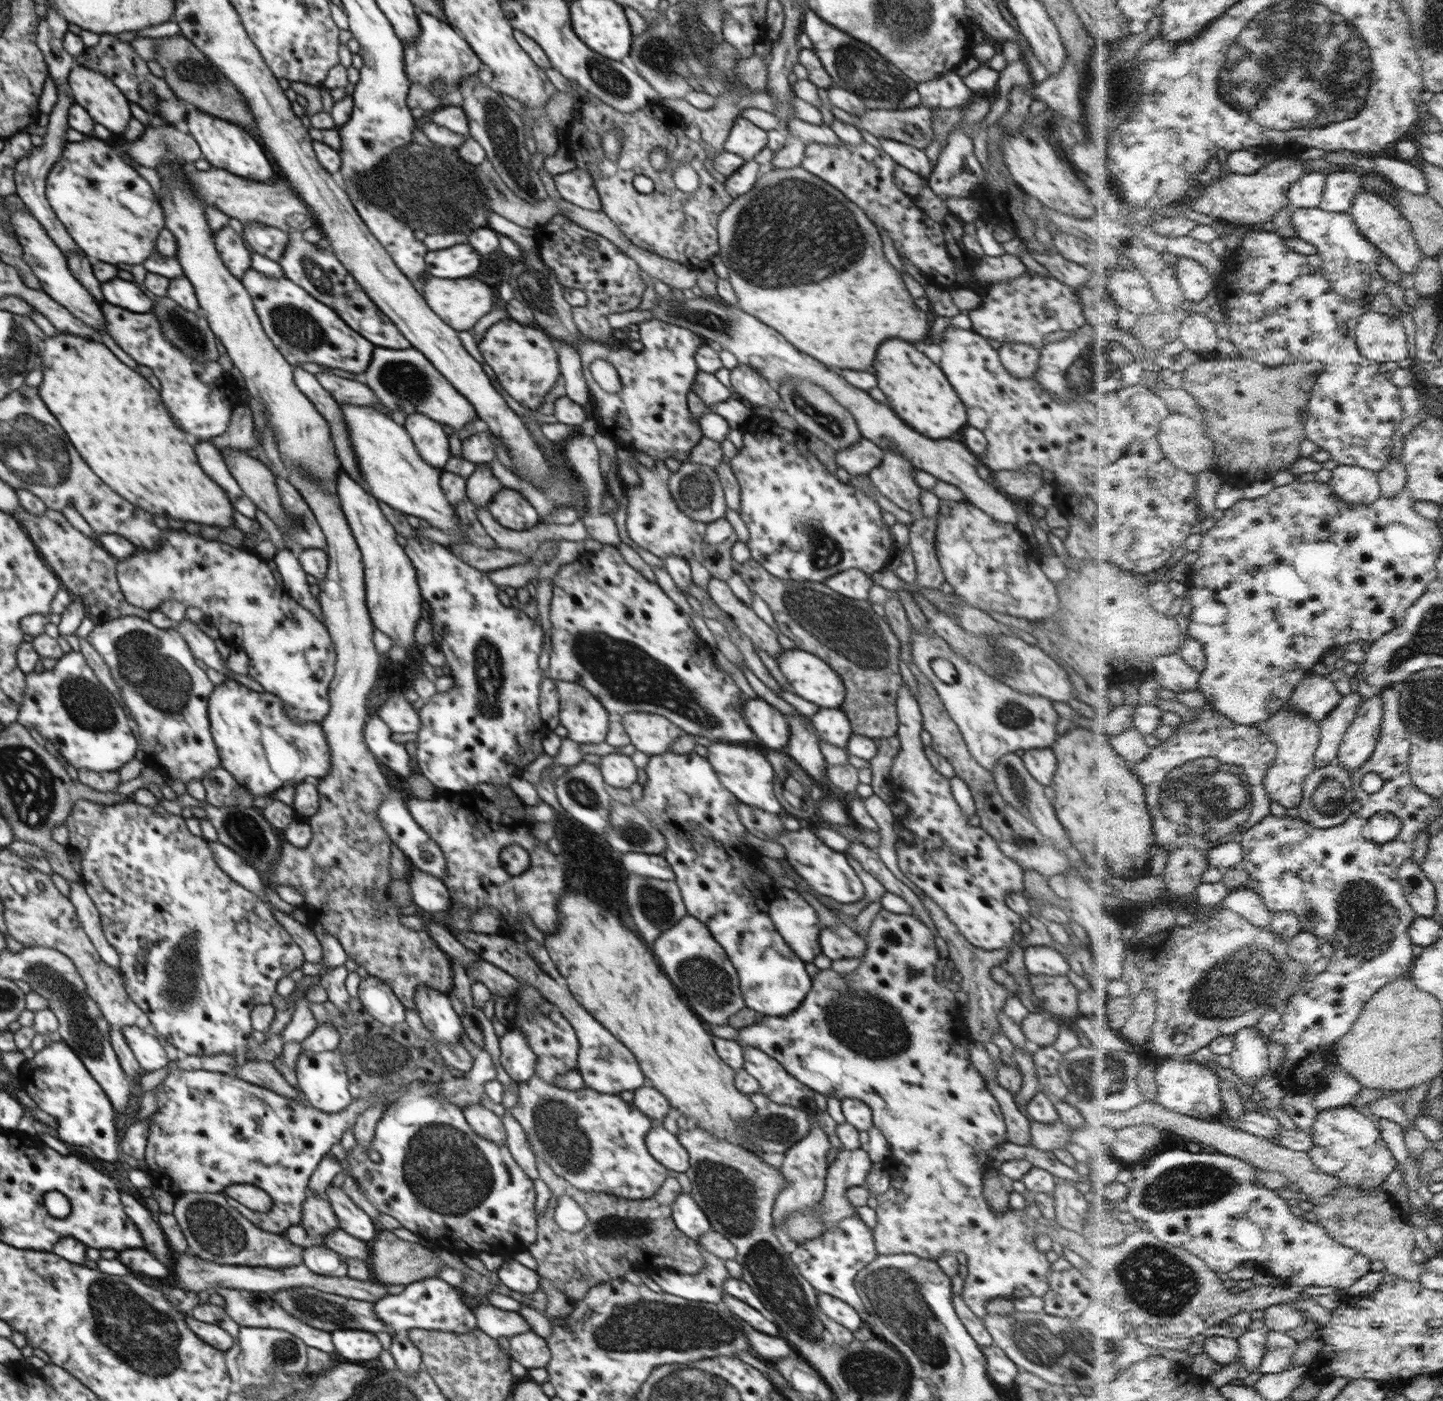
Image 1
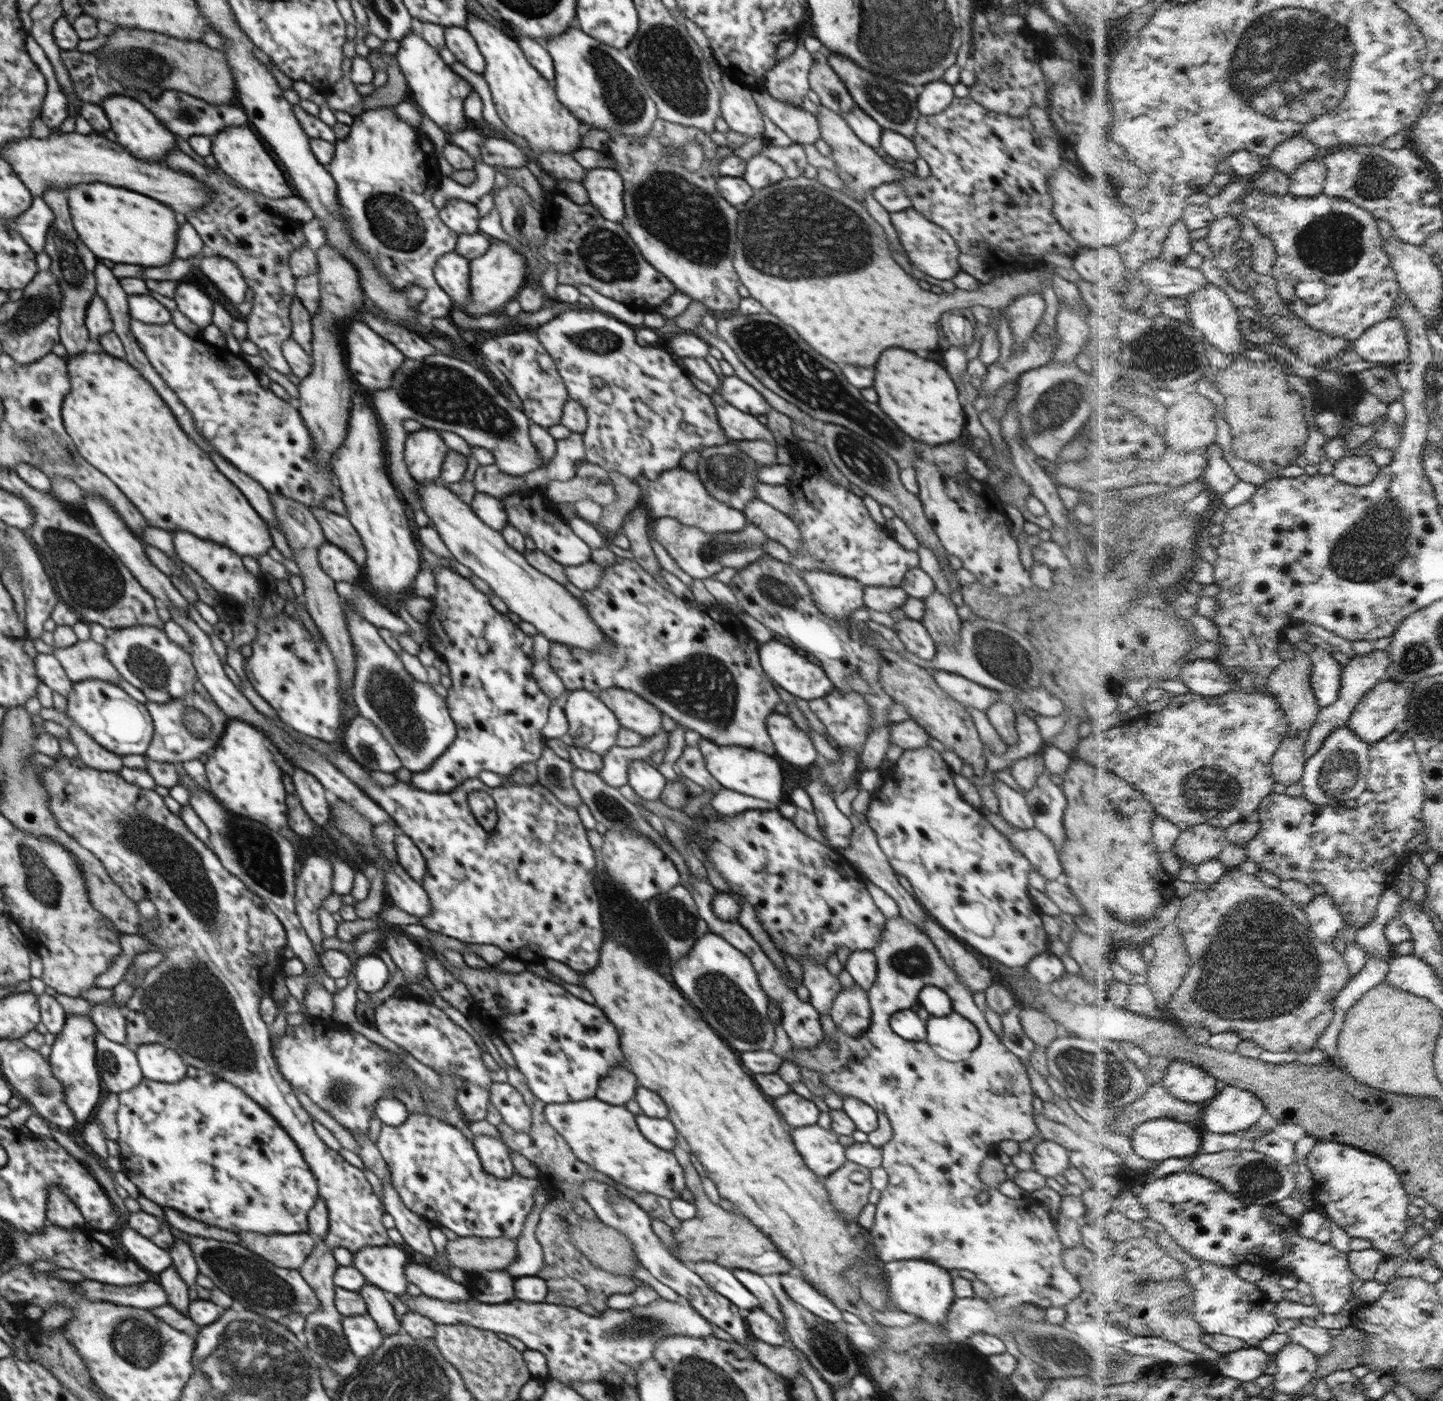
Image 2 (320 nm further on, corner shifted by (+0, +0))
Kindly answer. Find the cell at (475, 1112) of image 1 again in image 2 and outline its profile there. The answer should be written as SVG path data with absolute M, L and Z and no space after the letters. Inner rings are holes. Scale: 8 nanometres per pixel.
M474 1136L473 1145L486 1172L496 1178L507 1178L513 1175L511 1149L504 1143L504 1139Z

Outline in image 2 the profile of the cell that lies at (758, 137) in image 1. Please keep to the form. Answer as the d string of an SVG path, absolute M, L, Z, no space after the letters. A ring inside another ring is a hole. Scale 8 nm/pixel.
M723 75L720 112L728 123L729 130L751 138L757 138L765 131L759 106L752 98L751 90L734 83L728 75Z

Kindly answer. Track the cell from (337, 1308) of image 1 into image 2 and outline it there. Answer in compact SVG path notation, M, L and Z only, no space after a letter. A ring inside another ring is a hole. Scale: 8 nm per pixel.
M139 1193L136 1201L140 1204L140 1209L146 1213L157 1217L158 1219L168 1223L170 1225L170 1231L175 1238L181 1238L184 1242L189 1244L192 1249L196 1265L198 1266L199 1274L206 1274L210 1276L210 1280L213 1280L214 1286L222 1290L231 1296L239 1307L246 1308L248 1310L257 1312L262 1316L271 1318L272 1320L280 1320L282 1317L289 1315L290 1313L301 1313L305 1318L311 1312L314 1312L319 1306L319 1300L316 1293L310 1288L310 1285L302 1278L299 1270L292 1270L288 1268L278 1268L260 1258L258 1254L251 1250L246 1250L246 1247L238 1243L230 1243L226 1241L218 1241L215 1239L202 1238L198 1236L188 1235L180 1230L174 1228L167 1220L163 1211L163 1207L158 1206L156 1202L148 1200L143 1194Z

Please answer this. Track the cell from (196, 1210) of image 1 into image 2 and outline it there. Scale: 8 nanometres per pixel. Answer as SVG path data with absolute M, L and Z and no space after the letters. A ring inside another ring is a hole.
M236 1232L241 1238L238 1243L262 1256L263 1260L278 1268L299 1270L314 1250L315 1236L306 1233L293 1235L264 1236L254 1232Z

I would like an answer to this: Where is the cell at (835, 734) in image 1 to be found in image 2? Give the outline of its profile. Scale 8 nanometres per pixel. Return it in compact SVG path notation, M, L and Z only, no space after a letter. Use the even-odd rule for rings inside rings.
M834 688L829 695L809 700L808 706L839 747L859 750L860 754L871 723L871 708L864 696Z

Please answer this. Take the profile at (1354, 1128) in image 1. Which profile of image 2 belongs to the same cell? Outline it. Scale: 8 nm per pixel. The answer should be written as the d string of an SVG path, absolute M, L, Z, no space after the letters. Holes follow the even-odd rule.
M1319 1140L1308 1154L1308 1166L1314 1174L1314 1188L1318 1192L1320 1209L1330 1213L1353 1237L1371 1240L1373 1247L1381 1250L1386 1259L1411 1258L1412 1249L1406 1244L1406 1231L1410 1220L1410 1204L1412 1195L1408 1192L1402 1175L1396 1167L1385 1157L1373 1152L1356 1148L1348 1144L1335 1141Z

